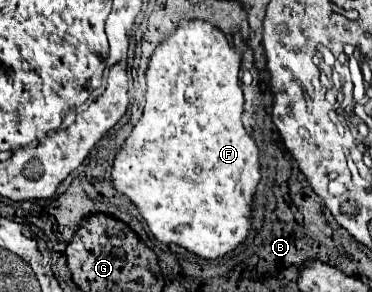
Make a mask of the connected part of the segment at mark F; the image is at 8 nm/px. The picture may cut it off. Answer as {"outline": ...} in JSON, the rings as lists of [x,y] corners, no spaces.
{"outline":[[[205,20],[181,22],[149,58],[143,118],[117,152],[111,170],[113,188],[137,206],[155,240],[177,244],[205,260],[217,260],[247,240],[255,192],[261,180],[259,148],[241,122],[245,100],[239,84],[239,68],[241,54],[217,26]]]}

